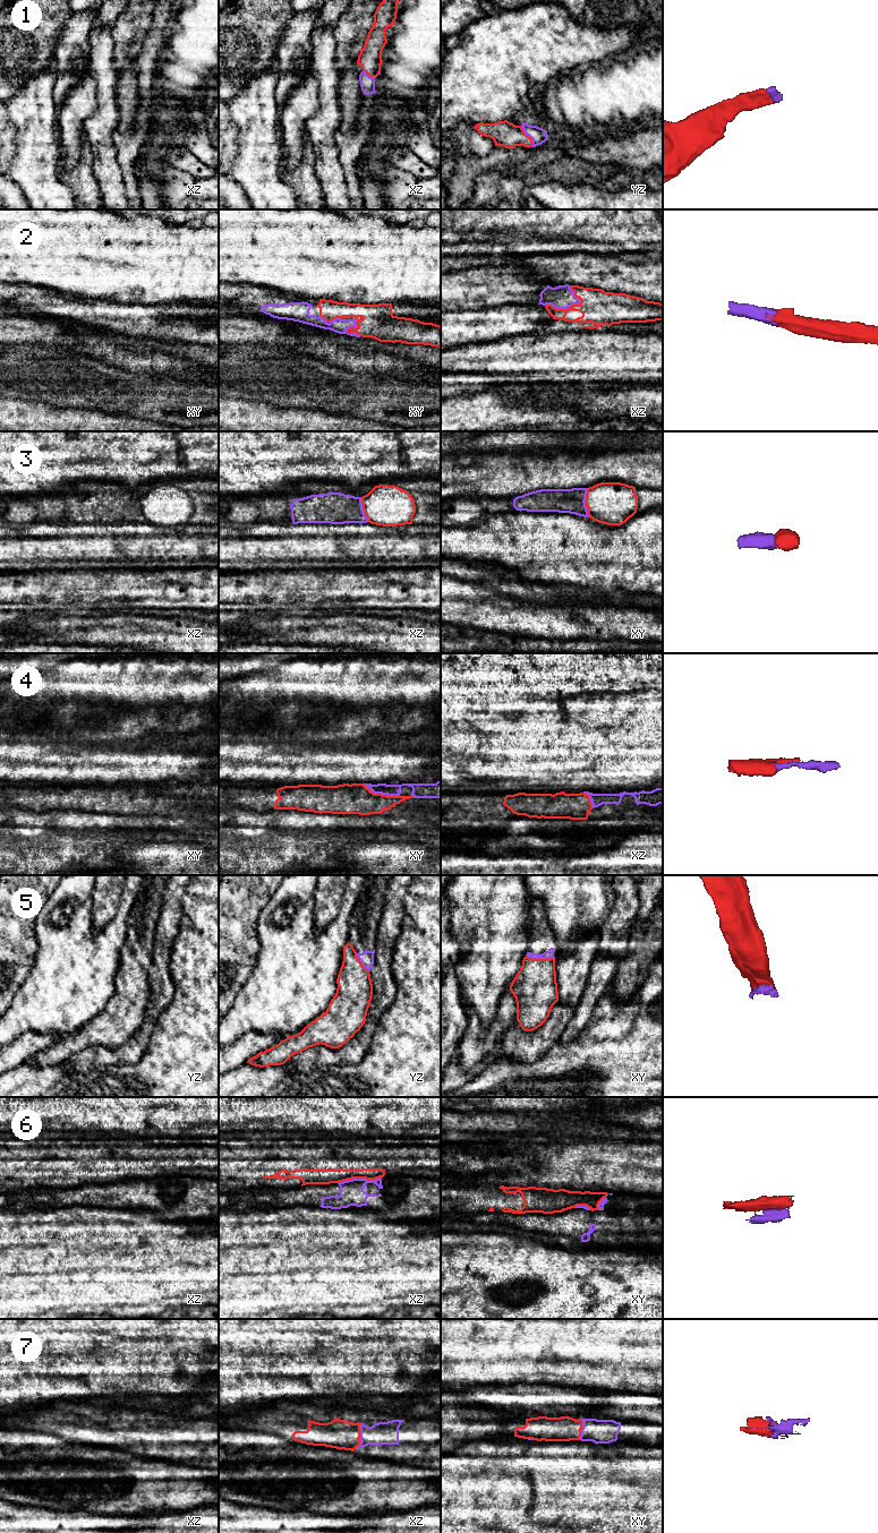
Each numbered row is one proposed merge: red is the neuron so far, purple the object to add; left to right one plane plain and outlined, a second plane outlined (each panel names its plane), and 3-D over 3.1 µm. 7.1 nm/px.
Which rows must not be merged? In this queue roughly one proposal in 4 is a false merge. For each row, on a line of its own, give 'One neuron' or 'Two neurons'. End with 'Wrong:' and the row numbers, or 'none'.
1: One neuron
2: One neuron
3: One neuron
4: One neuron
5: One neuron
6: Two neurons
7: One neuron
Wrong: 6

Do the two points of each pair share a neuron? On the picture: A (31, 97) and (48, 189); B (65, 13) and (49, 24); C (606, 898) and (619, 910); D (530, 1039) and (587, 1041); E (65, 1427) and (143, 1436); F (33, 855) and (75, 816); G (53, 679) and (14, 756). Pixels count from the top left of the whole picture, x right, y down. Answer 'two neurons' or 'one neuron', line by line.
A: one neuron
B: one neuron
C: two neurons
D: two neurons
E: one neuron
F: two neurons
G: two neurons

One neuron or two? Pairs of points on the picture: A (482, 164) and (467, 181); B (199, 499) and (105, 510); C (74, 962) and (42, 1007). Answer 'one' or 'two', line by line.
A: one
B: one
C: one

